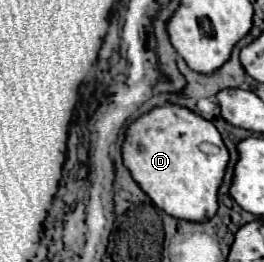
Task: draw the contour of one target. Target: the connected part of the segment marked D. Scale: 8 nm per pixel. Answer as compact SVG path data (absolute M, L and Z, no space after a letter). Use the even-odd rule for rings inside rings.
M176 104L154 108L126 130L122 158L140 188L166 214L190 222L206 222L216 214L218 188L224 180L230 154L210 120Z

